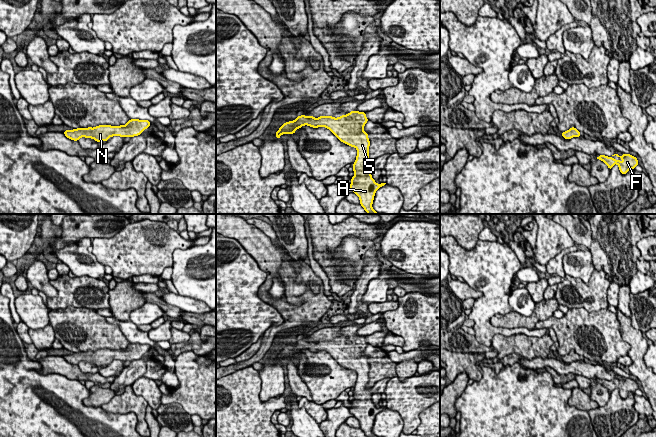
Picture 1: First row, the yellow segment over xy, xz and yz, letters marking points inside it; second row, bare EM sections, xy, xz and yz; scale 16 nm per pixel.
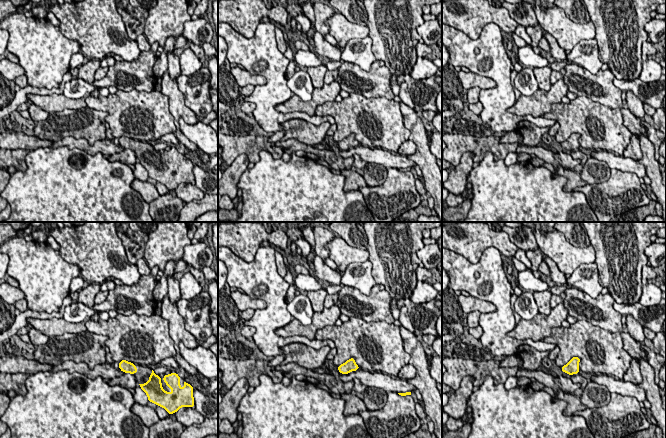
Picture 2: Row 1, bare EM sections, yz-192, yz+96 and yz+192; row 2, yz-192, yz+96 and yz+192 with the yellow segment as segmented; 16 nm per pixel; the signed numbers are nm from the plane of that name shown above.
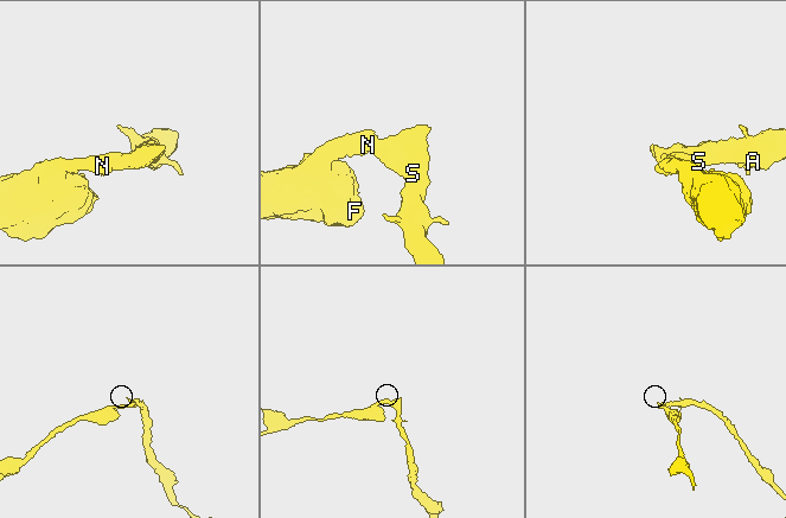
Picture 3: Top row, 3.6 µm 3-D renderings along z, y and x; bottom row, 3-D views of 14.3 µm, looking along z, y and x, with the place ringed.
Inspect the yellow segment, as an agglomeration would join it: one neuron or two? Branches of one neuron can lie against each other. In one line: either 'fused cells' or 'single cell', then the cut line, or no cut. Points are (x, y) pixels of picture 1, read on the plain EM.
single cell | no cut

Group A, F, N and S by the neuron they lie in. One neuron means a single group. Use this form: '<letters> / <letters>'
A F N S

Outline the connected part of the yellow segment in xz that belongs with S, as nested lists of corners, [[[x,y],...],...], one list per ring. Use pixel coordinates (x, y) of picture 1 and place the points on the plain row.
[[[351,335],[347,339],[338,342],[333,340],[320,340],[317,343],[310,340],[297,340],[294,345],[289,345],[280,350],[276,356],[277,363],[281,363],[282,358],[295,358],[295,355],[304,349],[309,351],[328,352],[341,366],[355,371],[357,380],[352,389],[354,400],[351,401],[352,407],[349,408],[353,417],[360,423],[360,429],[367,437],[378,437],[372,432],[375,416],[386,407],[377,408],[371,400],[371,389],[369,388],[369,370],[371,366],[368,363],[368,357],[363,354],[369,344],[366,342],[366,336]]]

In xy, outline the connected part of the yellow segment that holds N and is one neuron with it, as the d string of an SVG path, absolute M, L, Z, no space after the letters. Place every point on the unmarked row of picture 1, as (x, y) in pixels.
M130 343L126 349L111 350L99 349L94 352L77 352L73 354L65 354L63 357L71 364L78 365L81 361L92 362L97 366L108 365L110 361L121 360L134 361L140 359L145 353L151 349L148 344Z

